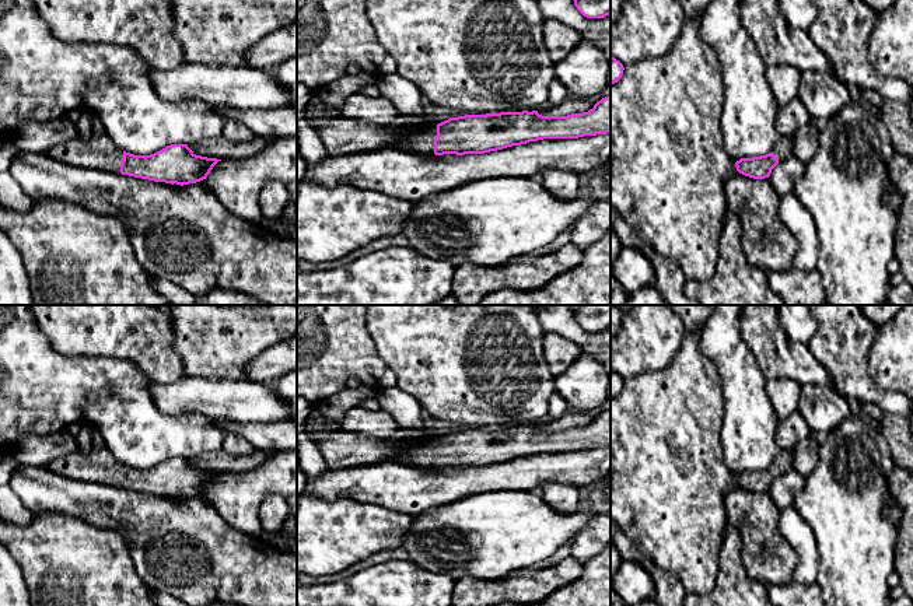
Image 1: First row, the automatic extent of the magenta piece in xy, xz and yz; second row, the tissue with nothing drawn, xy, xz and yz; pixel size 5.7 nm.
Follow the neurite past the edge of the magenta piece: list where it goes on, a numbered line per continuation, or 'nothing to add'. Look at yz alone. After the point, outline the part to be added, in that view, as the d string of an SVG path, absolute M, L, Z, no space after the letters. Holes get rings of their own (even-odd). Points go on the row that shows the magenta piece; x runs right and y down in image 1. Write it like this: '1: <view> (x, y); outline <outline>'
1: yz (782, 150); outline M781 136L776 146L772 150L772 154L774 154L779 160L779 162L781 162L783 160L791 157L791 148L793 148L793 140L788 136Z

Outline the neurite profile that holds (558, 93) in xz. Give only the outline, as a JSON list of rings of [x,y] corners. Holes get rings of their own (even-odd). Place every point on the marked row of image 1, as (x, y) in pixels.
[[[555,78],[549,85],[548,99],[553,105],[559,105],[567,98],[569,94],[570,92],[566,90],[566,87],[557,78]]]

